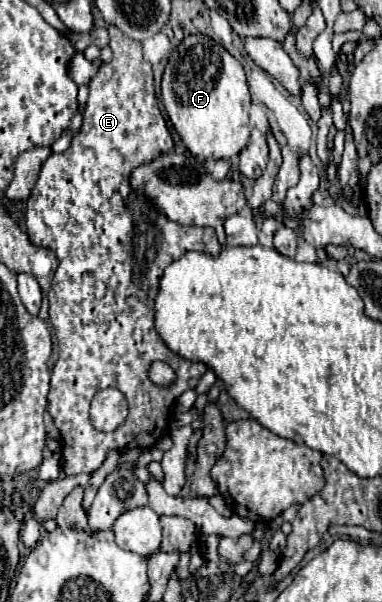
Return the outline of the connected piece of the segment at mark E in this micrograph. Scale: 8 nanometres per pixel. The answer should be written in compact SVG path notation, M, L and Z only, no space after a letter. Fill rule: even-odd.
M108 26L108 32L110 32L110 48L114 52L114 58L110 64L102 64L98 68L98 74L92 78L90 82L90 96L88 96L88 102L86 102L86 108L84 108L84 124L82 124L82 130L72 138L72 144L66 152L62 154L52 154L42 170L40 170L40 176L38 176L38 182L30 194L30 198L26 200L26 232L28 232L28 238L34 246L38 248L50 248L54 250L54 254L58 256L58 268L54 272L54 278L52 278L52 286L50 286L50 292L48 292L48 300L50 300L50 322L56 330L56 338L58 338L58 350L60 350L60 358L52 370L52 386L50 386L50 394L48 394L48 410L60 430L60 438L62 438L62 456L64 456L64 474L66 476L72 476L72 474L82 474L82 472L96 472L104 458L108 456L110 450L118 450L118 452L124 452L126 448L152 448L156 446L156 442L162 438L162 434L168 430L168 420L170 420L170 412L172 412L172 404L174 400L186 392L186 390L192 390L196 388L200 376L208 370L204 364L194 364L194 362L188 362L184 358L180 358L178 354L174 354L172 350L166 348L166 344L160 340L156 328L154 328L154 298L156 298L156 290L158 290L158 280L160 280L160 274L164 272L164 268L168 264L172 264L176 258L184 256L188 250L202 250L206 254L220 254L220 242L216 238L216 232L212 228L200 228L200 226L180 226L176 222L170 222L168 218L164 218L158 210L154 210L150 206L150 202L146 198L140 198L138 194L132 194L132 188L128 186L128 174L144 164L144 162L150 162L152 158L156 158L156 154L160 152L168 152L174 148L174 142L172 142L172 136L168 132L168 126L166 126L166 120L158 108L158 100L156 100L156 94L154 94L154 86L152 86L152 66L150 62L144 60L142 56L142 44L128 38L122 30L118 30L116 26ZM154 360L162 360L162 362L168 362L174 372L176 372L176 382L168 388L162 388L162 386L156 386L148 380L148 368ZM102 388L118 388L126 400L128 400L128 416L124 420L122 426L118 426L114 432L100 432L92 426L90 418L88 418L88 404L92 400L92 396L96 394L96 390L102 390Z

